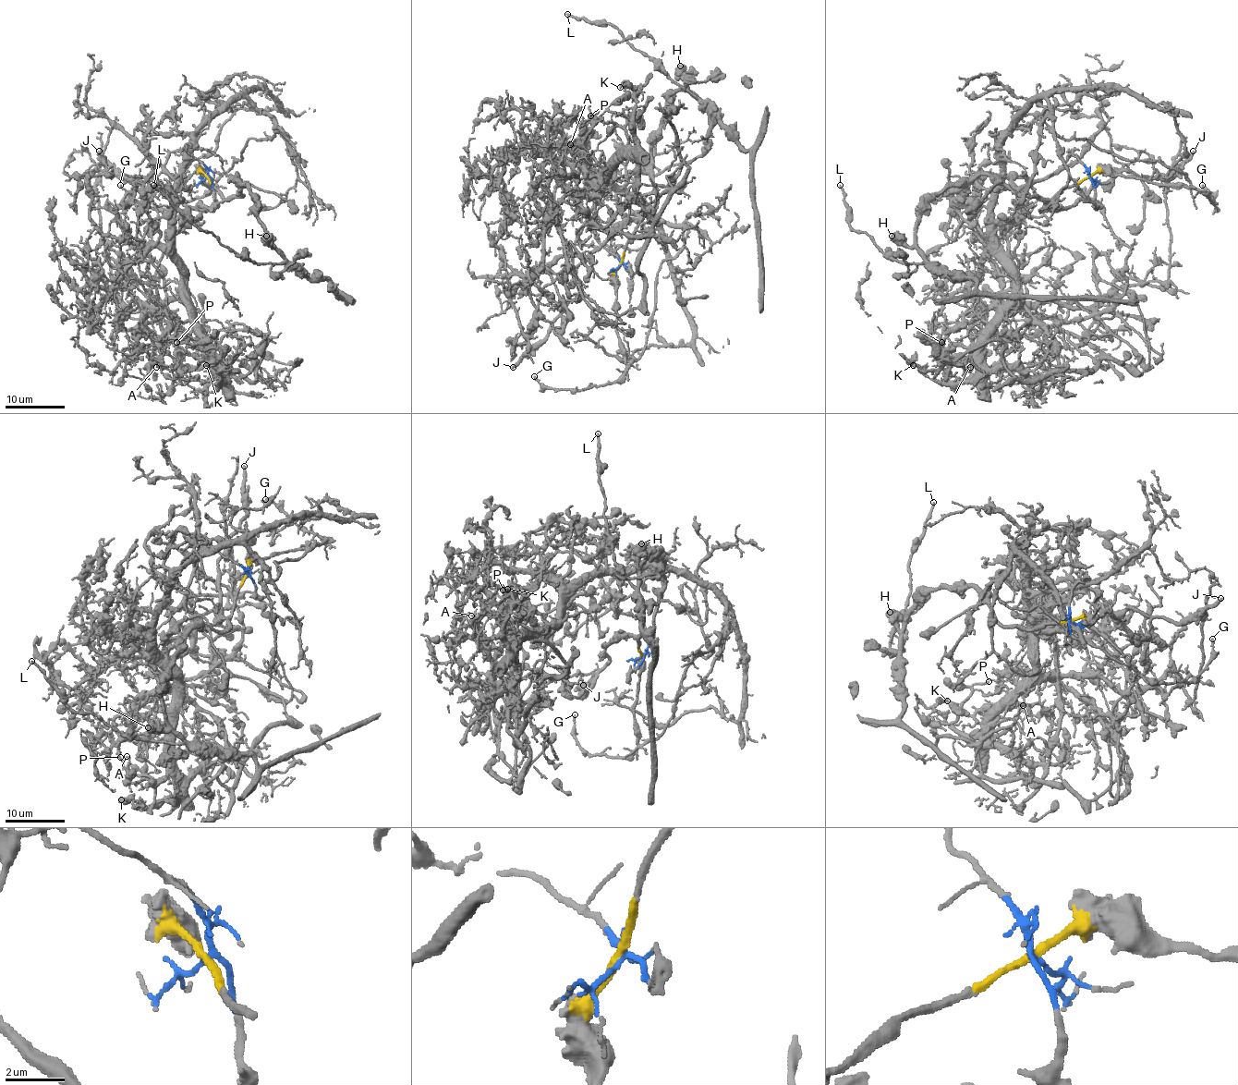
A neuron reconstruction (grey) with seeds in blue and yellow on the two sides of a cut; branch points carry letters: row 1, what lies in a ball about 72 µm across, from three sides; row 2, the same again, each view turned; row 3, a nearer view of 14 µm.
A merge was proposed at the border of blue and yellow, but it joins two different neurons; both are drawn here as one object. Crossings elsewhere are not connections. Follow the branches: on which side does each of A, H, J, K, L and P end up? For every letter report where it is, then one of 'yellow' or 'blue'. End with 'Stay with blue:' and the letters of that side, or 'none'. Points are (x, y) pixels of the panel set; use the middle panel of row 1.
A: at (570, 144); blue
H: at (680, 66); yellow
J: at (513, 367); yellow
K: at (620, 87); blue
L: at (567, 14); yellow
P: at (590, 115); blue
Stay with blue: A, K, P

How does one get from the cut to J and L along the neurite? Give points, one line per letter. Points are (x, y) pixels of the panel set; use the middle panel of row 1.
J: (620, 263), (635, 230), (634, 221), (620, 225), (576, 268), (565, 309), (551, 332), (512, 368)
L: (620, 263), (631, 234), (656, 201), (653, 135), (668, 98), (678, 91), (697, 98), (619, 31), (567, 13)

